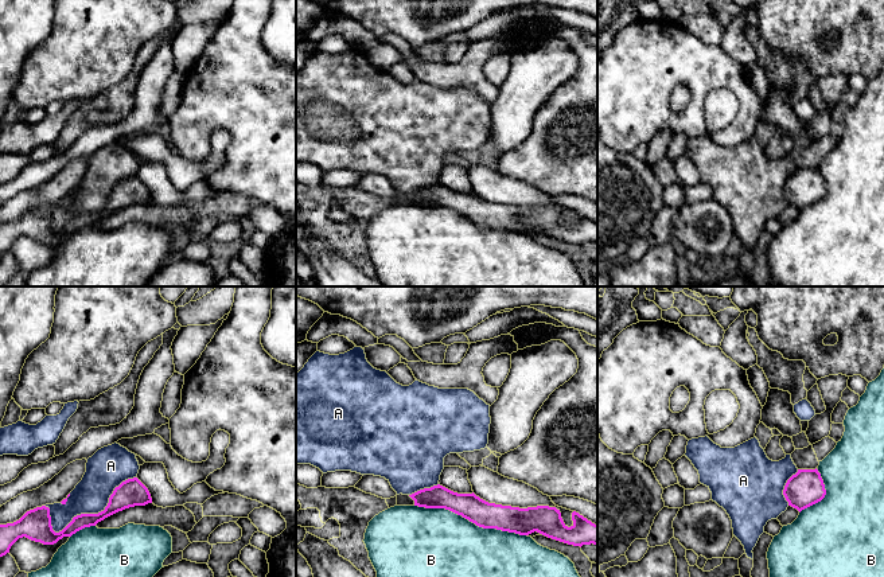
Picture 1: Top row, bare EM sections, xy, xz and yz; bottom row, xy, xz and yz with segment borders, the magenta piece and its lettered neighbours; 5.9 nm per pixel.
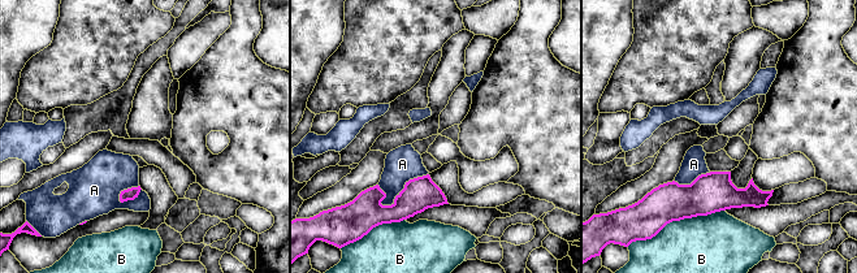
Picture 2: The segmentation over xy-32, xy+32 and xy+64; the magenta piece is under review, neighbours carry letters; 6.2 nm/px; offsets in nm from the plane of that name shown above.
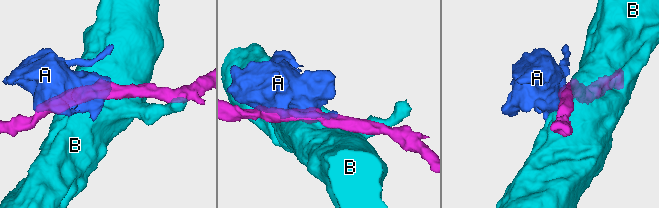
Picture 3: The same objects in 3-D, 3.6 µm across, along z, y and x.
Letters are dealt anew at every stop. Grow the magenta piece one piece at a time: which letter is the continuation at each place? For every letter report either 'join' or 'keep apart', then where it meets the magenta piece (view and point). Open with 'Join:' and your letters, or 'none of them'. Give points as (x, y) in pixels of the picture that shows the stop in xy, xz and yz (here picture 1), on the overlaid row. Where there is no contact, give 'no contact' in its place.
Join: none of them
A: keep apart | xy (98, 513)
B: keep apart | xz (470, 521)

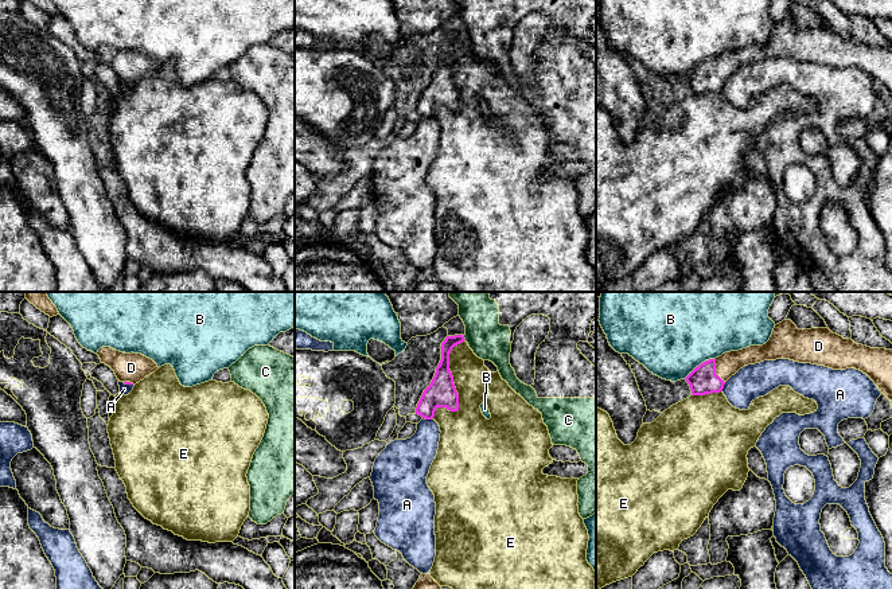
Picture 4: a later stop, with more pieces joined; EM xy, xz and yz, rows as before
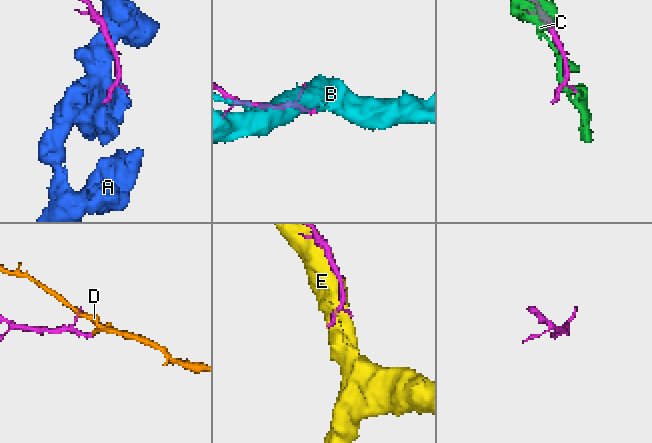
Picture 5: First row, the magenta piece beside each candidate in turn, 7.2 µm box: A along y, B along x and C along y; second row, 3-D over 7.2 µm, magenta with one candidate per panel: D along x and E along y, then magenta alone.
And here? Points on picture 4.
Join: D
A: keep apart | xz (428, 418)
B: keep apart | yz (700, 365)
C: keep apart | xz (463, 338)
D: join | yz (715, 371)
E: keep apart | xz (455, 387)

